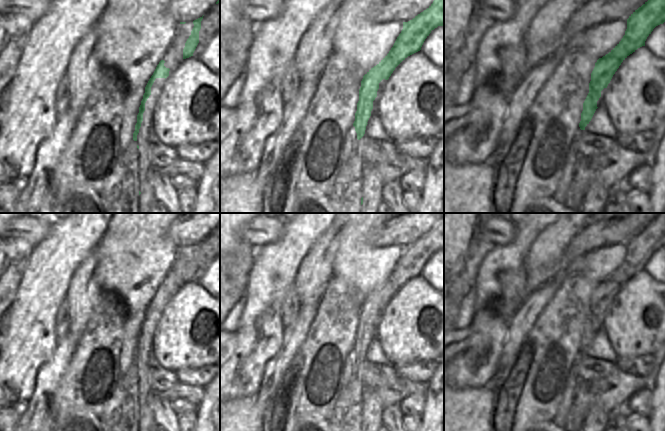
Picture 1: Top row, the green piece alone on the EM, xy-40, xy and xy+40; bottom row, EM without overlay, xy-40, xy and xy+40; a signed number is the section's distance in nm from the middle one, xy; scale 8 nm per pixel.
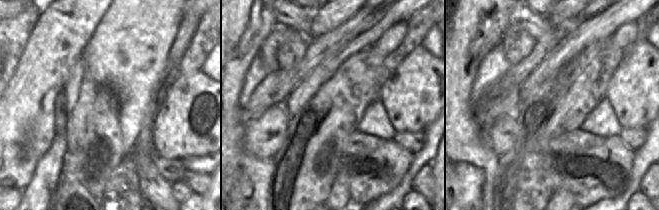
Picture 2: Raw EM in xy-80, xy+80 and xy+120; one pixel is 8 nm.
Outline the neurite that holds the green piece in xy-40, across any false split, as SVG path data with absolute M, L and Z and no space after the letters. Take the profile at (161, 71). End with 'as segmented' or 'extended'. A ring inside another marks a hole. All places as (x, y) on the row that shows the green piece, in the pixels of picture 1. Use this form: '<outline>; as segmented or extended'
M161 60L146 87L137 123L133 133L133 140L129 142L124 150L121 150L119 159L105 181L105 185L99 193L105 213L139 213L139 146L137 135L143 121L145 103L151 95L151 87L156 78L167 78L169 68L164 66L165 61Z; extended

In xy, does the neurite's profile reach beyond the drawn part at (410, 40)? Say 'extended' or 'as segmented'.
extended

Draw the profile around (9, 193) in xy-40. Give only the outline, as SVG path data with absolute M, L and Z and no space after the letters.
M0 184L0 210L9 213L16 205L21 190L14 184Z

